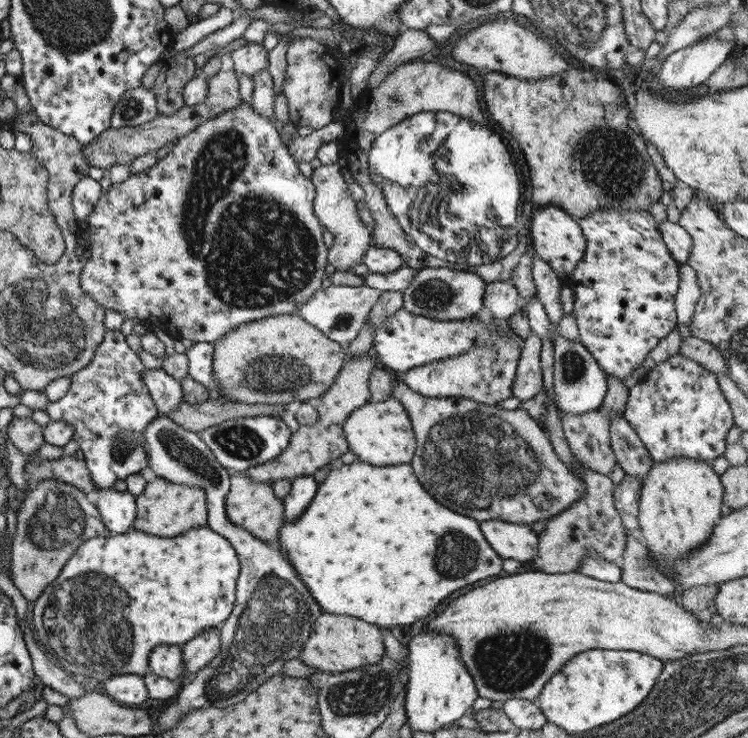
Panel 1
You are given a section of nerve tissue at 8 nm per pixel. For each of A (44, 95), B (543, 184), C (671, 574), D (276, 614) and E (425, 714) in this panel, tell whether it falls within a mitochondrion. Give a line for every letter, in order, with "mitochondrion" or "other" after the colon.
A: other
B: other
C: other
D: mitochondrion
E: other

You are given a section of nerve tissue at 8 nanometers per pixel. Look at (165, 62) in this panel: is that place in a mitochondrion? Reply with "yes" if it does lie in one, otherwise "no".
no

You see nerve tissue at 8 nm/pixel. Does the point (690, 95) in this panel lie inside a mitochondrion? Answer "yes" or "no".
no

